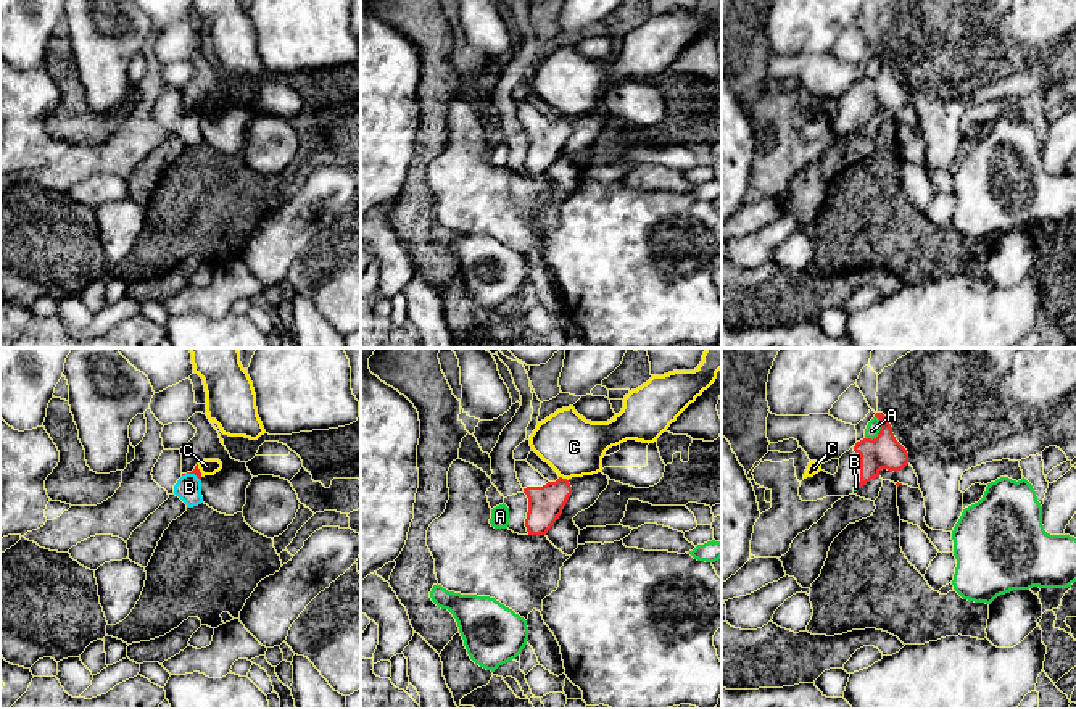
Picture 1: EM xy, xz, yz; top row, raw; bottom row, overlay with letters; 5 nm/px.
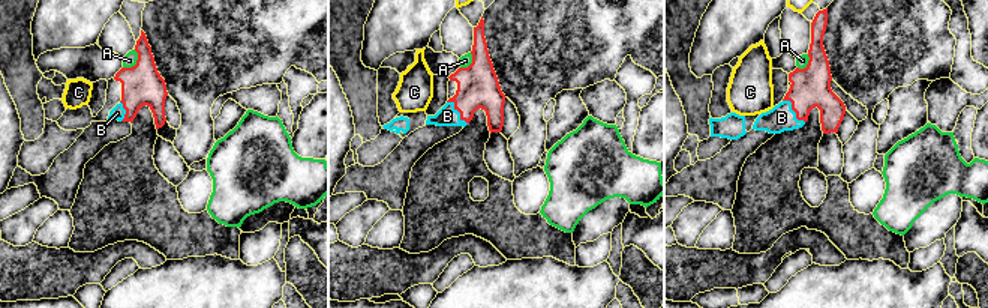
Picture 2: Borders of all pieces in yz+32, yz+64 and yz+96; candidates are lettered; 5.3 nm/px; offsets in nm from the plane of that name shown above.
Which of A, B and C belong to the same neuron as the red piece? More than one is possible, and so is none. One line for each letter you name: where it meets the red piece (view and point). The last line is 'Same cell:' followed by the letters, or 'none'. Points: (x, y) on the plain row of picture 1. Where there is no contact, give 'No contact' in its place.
B: Touches red at xy (192, 111)
Same cell: B

